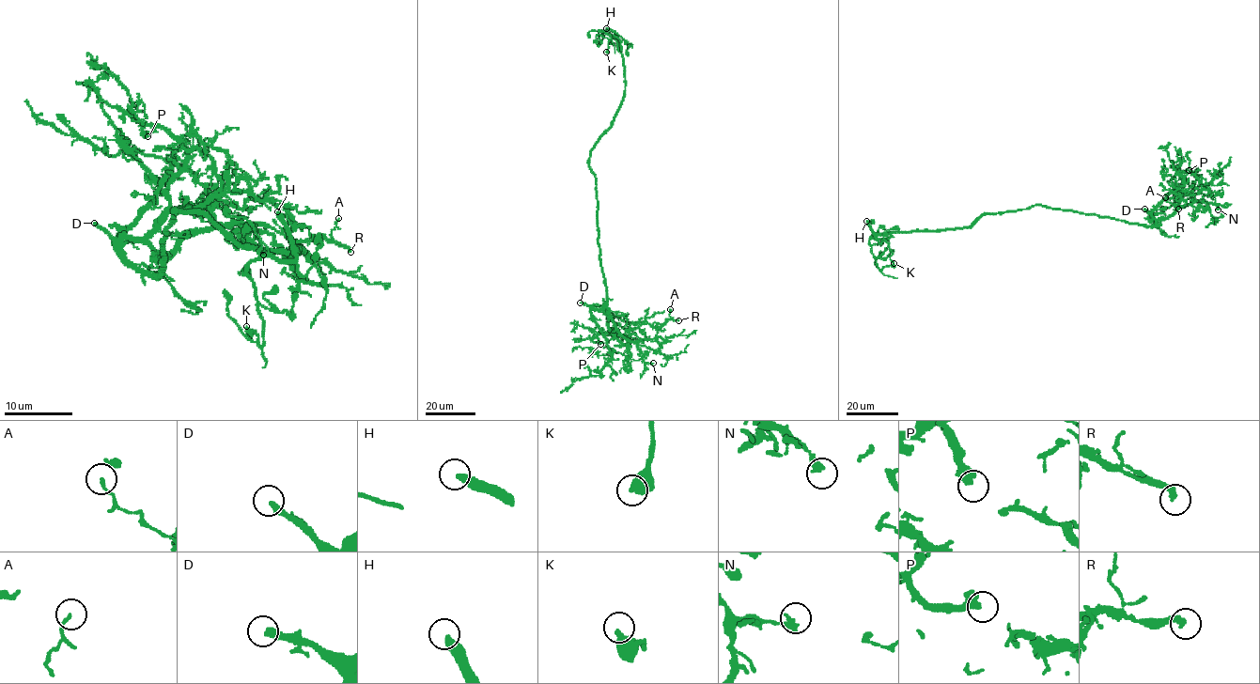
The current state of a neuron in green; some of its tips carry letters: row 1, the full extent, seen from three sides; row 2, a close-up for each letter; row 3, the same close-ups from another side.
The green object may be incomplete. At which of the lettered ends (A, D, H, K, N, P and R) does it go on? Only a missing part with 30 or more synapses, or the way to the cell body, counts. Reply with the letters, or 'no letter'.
D

